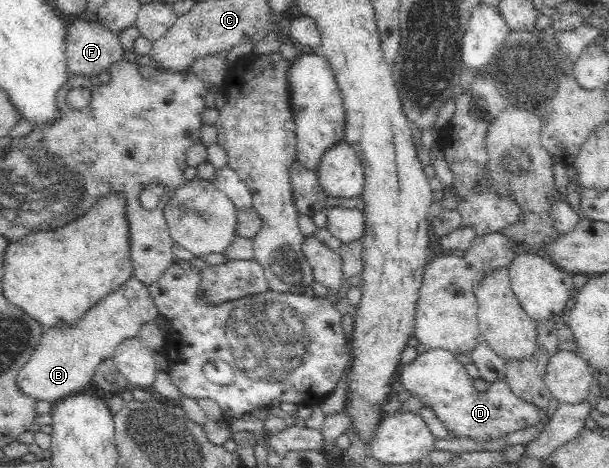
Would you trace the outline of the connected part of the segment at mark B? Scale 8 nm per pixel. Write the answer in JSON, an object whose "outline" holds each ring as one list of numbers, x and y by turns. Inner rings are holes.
{"outline":[[131,276,117,291,109,293,100,303,88,309,73,325,45,329,34,352,17,374,17,387,36,401,52,404,81,391,91,383,101,361,112,358,124,339,137,336,143,324,160,320,160,314,148,286]]}

